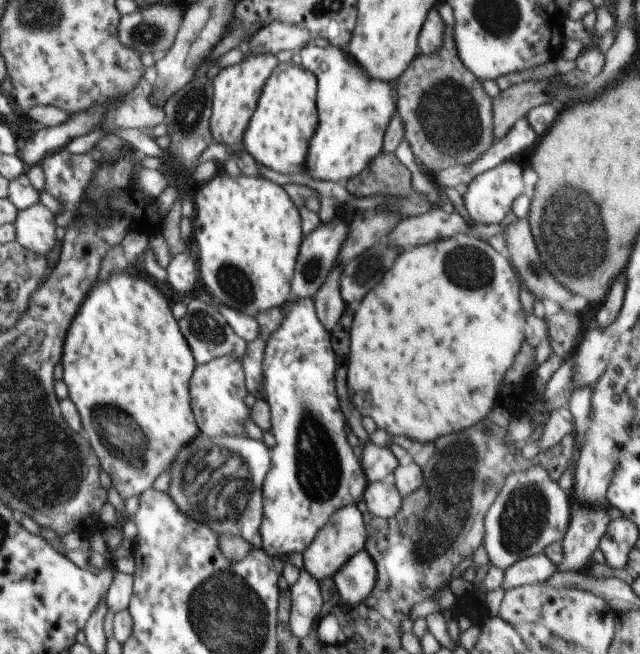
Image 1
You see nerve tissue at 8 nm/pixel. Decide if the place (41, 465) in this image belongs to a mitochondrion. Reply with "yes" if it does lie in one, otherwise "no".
yes

